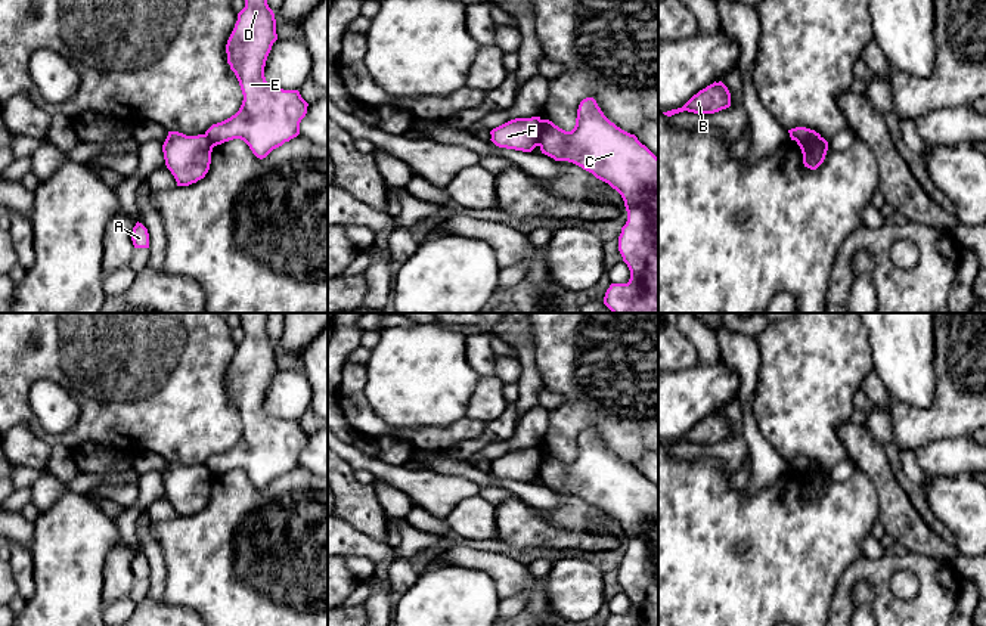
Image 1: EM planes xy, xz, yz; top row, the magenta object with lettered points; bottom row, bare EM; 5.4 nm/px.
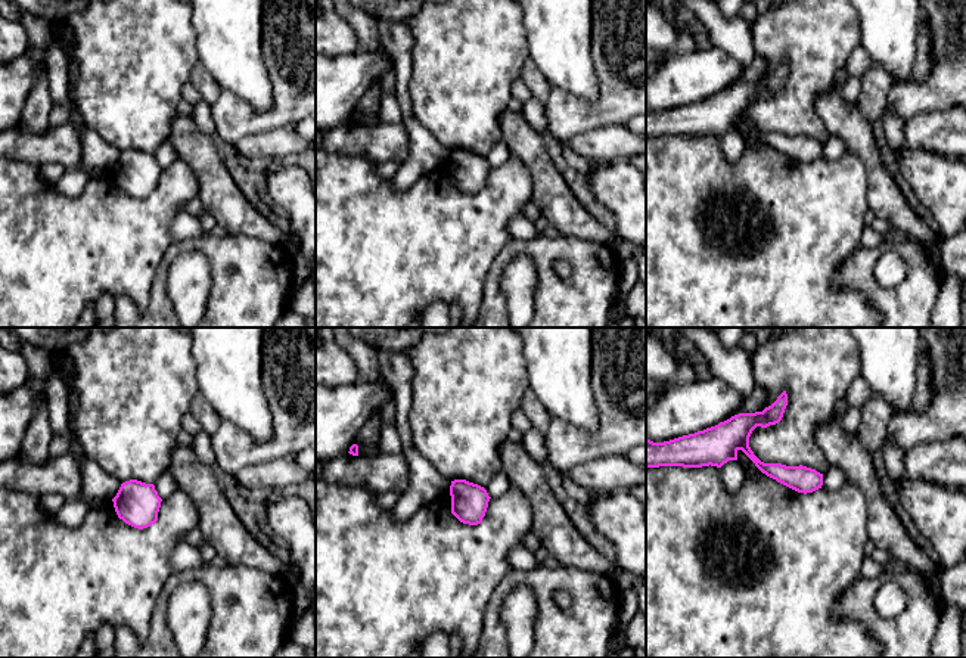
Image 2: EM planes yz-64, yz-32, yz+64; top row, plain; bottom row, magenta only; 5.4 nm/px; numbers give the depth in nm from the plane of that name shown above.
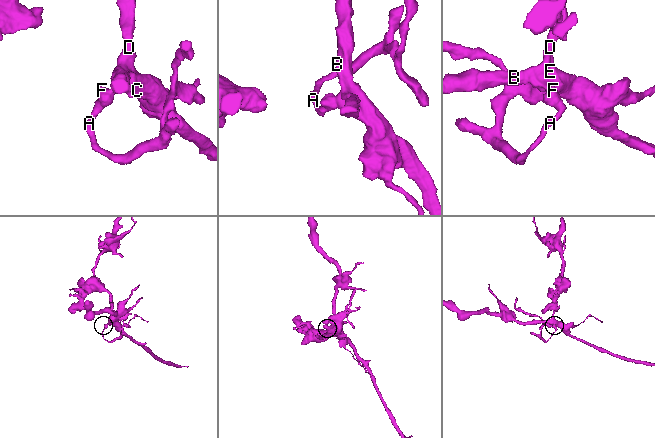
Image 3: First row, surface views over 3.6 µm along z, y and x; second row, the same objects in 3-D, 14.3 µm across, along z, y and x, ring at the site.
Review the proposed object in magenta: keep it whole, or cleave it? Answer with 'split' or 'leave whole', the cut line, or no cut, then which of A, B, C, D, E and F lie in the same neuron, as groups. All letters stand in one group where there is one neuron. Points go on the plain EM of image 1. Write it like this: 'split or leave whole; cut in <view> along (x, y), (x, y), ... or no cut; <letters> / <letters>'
split; cut in yz along (796, 470), (827, 476); A F / B C D E

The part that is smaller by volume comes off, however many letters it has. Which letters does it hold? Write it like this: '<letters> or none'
A, F

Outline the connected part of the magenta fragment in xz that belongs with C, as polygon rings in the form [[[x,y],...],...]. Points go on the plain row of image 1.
[[[593,428],[580,433],[571,462],[542,450],[539,477],[555,492],[573,493],[608,514],[624,532],[627,552],[618,567],[618,582],[630,610],[627,614],[611,614],[605,626],[658,626],[658,489],[635,465],[611,453]]]

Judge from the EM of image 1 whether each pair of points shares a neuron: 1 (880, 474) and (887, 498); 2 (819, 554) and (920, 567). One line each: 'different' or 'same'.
1: same
2: different

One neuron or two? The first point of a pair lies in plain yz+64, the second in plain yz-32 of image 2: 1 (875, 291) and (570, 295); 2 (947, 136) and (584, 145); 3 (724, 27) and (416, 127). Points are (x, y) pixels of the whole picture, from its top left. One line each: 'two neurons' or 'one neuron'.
1: one neuron
2: one neuron
3: one neuron

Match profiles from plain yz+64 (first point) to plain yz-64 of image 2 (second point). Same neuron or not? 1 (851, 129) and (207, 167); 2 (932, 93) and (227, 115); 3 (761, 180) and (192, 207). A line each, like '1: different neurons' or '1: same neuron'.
1: same neuron
2: same neuron
3: different neurons

